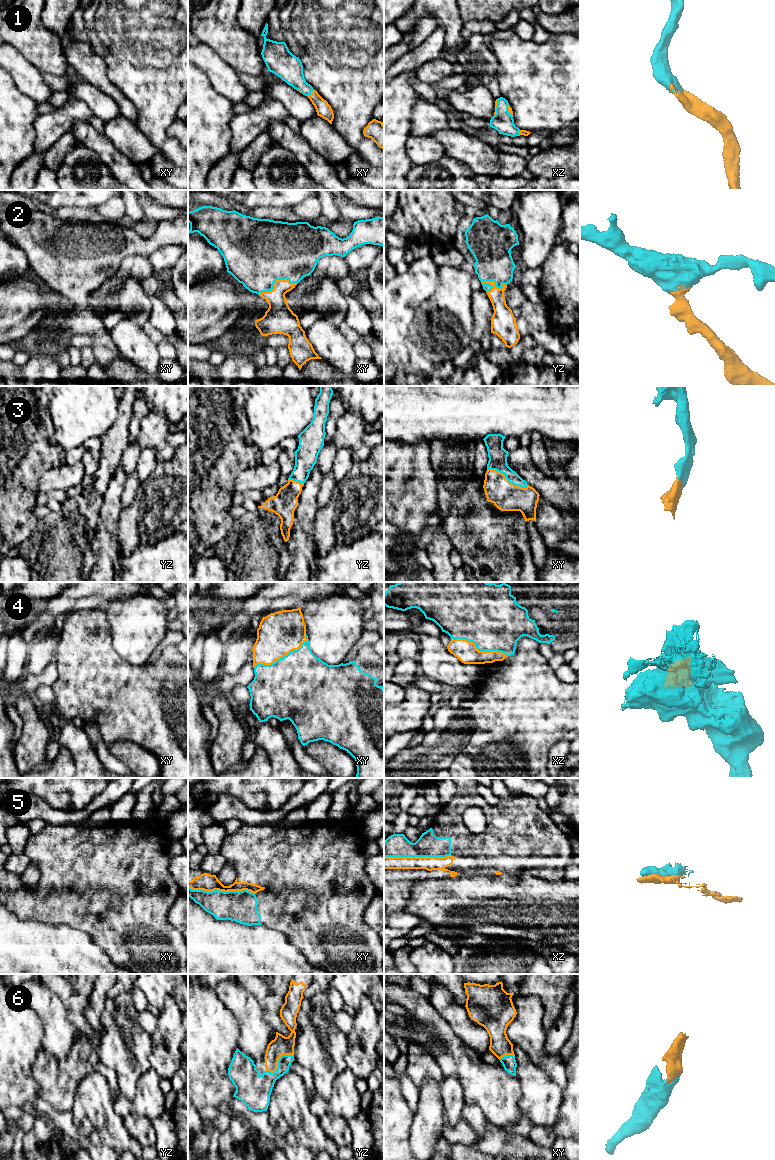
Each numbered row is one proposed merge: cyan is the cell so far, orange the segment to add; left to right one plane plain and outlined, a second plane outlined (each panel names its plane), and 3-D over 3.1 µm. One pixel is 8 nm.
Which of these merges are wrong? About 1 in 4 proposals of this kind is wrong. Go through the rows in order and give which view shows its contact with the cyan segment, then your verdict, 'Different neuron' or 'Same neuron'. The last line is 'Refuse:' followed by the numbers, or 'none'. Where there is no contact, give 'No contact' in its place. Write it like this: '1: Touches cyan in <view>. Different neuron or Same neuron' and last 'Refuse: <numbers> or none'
1: Touches cyan in xy. Same neuron
2: Touches cyan in yz. Same neuron
3: Touches cyan in xy. Same neuron
4: Touches cyan in xy. Same neuron
5: Touches cyan in xy. Same neuron
6: Touches cyan in yz. Same neuron
Refuse: none

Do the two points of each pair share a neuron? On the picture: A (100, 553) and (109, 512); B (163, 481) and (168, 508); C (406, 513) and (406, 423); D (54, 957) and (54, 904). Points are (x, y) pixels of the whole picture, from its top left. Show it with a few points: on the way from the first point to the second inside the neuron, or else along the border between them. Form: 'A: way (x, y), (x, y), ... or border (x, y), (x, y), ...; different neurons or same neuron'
A: way (98, 543), (98, 539), (107, 529), (108, 522); same neuron
B: way (163, 488), (163, 495), (168, 501); same neuron
C: border (394, 440), (408, 442), (427, 440), (429, 442); different neurons
D: border (32, 919), (53, 925), (70, 925), (77, 929); different neurons

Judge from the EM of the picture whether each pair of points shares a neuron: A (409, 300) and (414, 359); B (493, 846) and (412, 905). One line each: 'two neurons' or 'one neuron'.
A: one neuron
B: two neurons

